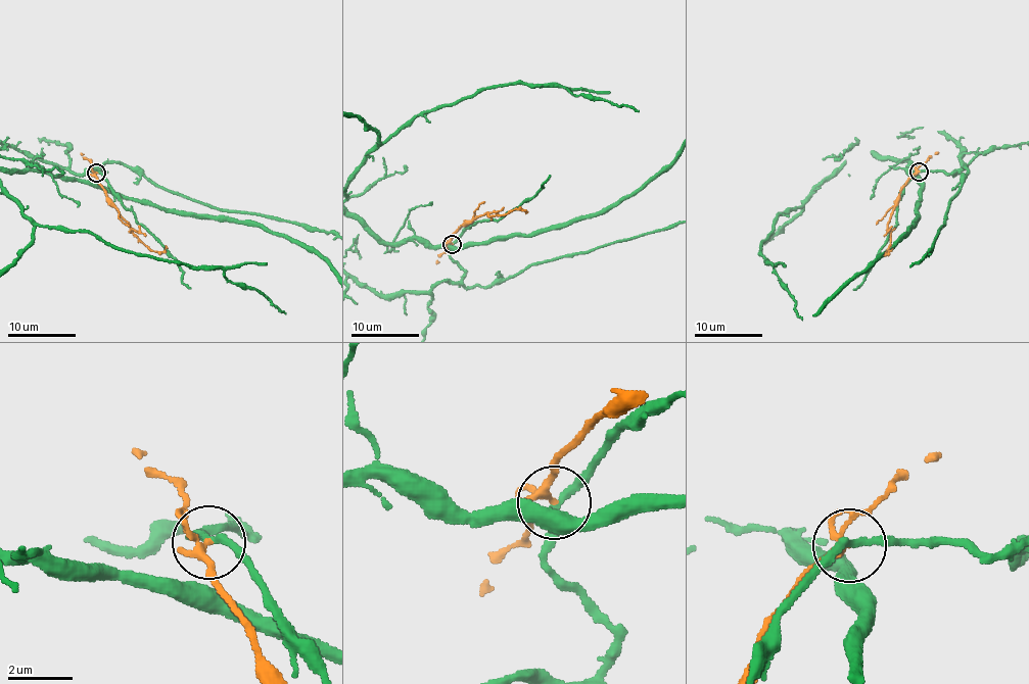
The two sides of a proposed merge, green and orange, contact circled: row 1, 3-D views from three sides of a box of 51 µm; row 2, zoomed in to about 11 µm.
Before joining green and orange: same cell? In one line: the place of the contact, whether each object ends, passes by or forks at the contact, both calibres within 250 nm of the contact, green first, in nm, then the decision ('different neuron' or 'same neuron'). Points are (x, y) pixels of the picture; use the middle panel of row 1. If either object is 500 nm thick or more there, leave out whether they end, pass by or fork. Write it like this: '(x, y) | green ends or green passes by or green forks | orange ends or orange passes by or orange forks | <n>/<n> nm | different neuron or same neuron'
(452, 244) | green passes by | orange passes by | 220/200 nm | different neuron

